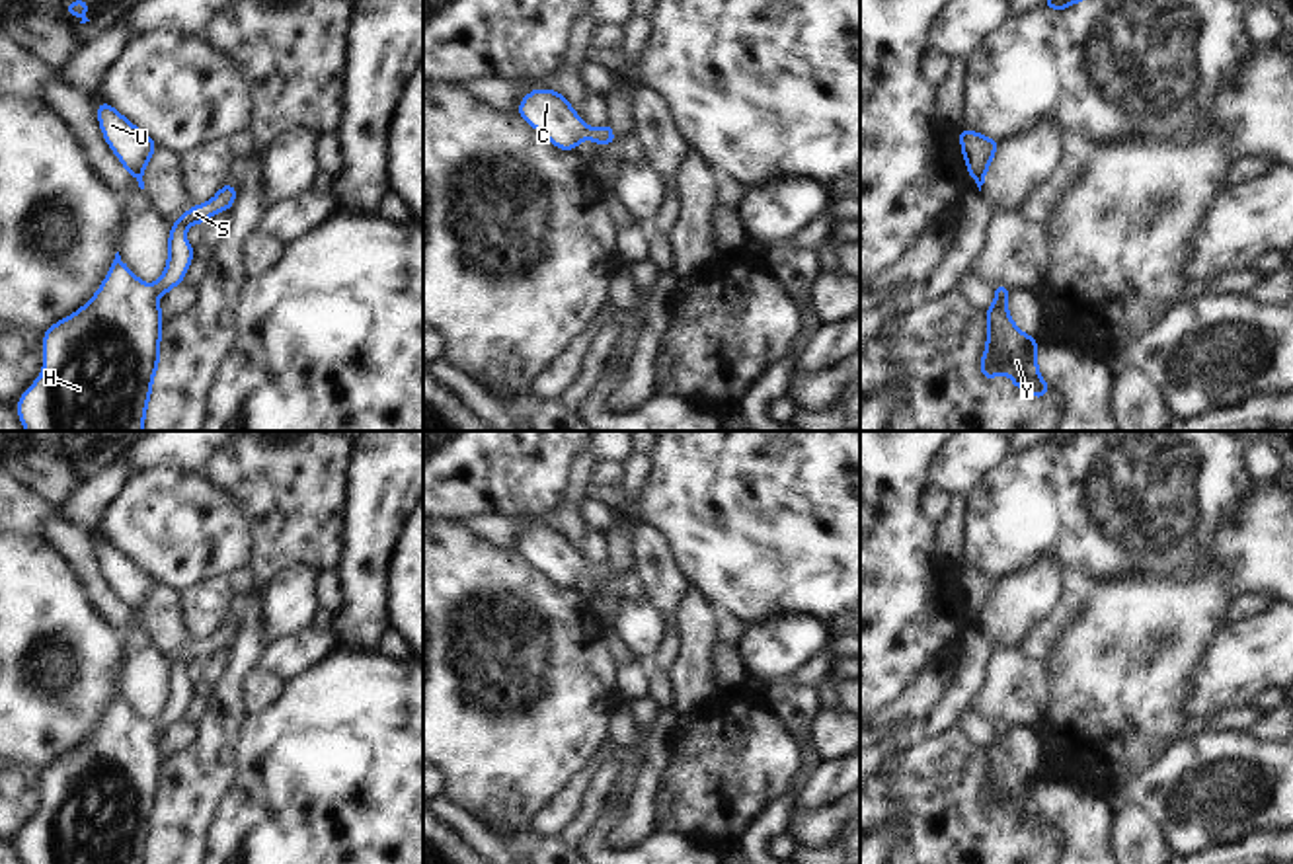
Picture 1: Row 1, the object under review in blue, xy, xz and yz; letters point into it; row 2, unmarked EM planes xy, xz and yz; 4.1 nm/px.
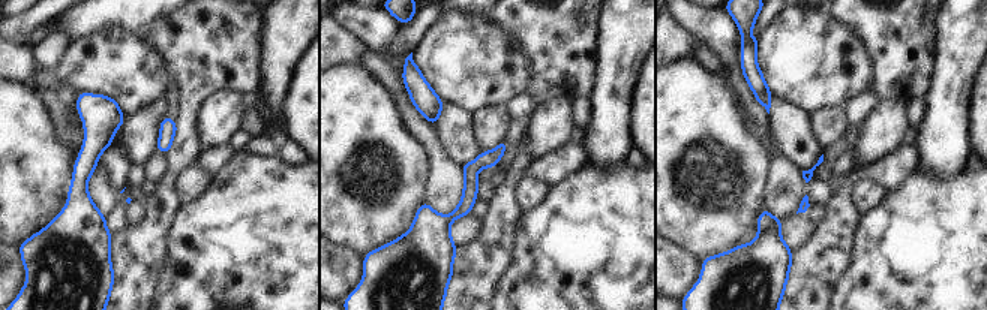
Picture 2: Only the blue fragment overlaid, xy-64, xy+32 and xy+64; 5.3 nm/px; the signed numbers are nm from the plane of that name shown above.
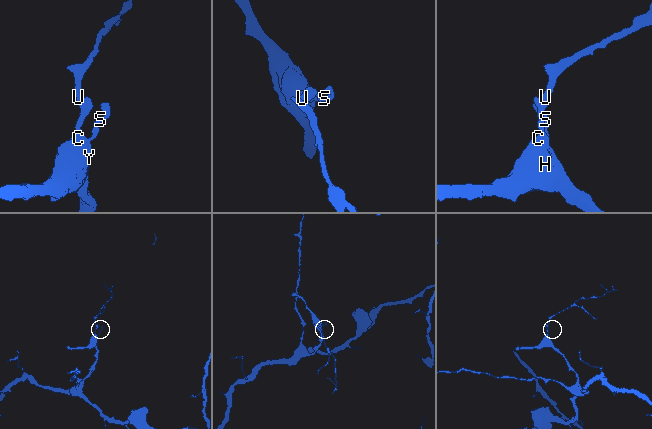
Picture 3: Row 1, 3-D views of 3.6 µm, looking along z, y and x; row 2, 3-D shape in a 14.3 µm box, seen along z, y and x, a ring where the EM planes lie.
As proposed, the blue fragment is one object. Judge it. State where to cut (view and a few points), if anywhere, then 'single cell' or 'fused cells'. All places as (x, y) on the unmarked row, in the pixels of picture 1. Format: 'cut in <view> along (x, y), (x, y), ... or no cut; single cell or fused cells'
no cut; single cell

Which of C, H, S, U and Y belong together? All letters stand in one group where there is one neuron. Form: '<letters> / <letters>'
C H S U Y

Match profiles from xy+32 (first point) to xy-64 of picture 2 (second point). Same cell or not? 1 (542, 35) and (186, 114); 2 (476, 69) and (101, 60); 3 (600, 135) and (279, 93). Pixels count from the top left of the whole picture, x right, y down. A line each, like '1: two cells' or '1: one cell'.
1: one cell
2: one cell
3: one cell

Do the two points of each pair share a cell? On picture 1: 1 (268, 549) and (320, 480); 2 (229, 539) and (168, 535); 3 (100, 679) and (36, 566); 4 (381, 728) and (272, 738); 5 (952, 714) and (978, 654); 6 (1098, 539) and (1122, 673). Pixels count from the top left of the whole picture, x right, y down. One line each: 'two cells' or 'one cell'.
1: one cell
2: one cell
3: one cell
4: one cell
5: one cell
6: two cells

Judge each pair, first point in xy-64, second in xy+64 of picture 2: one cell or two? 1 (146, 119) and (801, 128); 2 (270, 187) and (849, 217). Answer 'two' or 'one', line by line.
1: two
2: two

